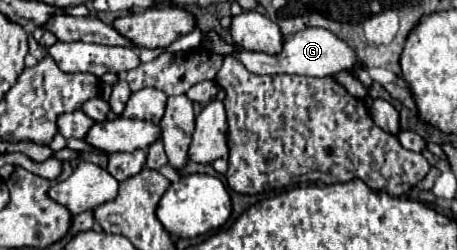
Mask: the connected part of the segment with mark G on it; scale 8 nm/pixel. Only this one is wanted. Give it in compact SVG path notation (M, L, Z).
M309 27L309 29L303 29L301 33L295 33L293 37L285 39L283 41L283 49L281 53L275 53L275 55L269 55L269 53L259 53L259 51L245 51L237 45L231 45L227 43L217 31L207 31L203 35L203 43L201 43L207 51L213 51L213 53L219 53L223 57L231 55L231 57L237 57L251 73L257 73L257 75L277 75L277 73L289 73L289 75L309 75L309 77L327 77L327 75L335 75L339 71L349 71L355 67L357 57L353 53L353 49L341 41L337 35L333 35L331 31L327 29L321 29L321 27Z

